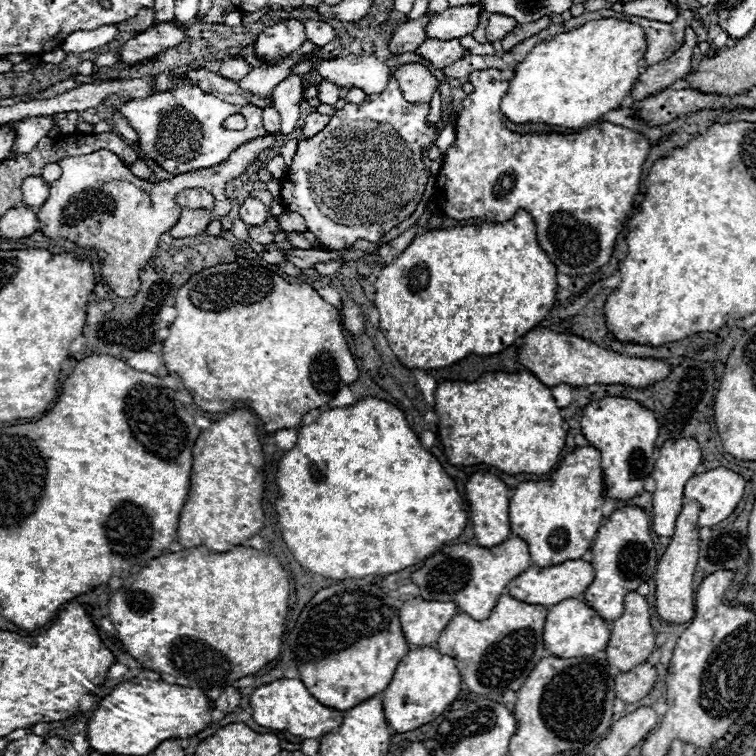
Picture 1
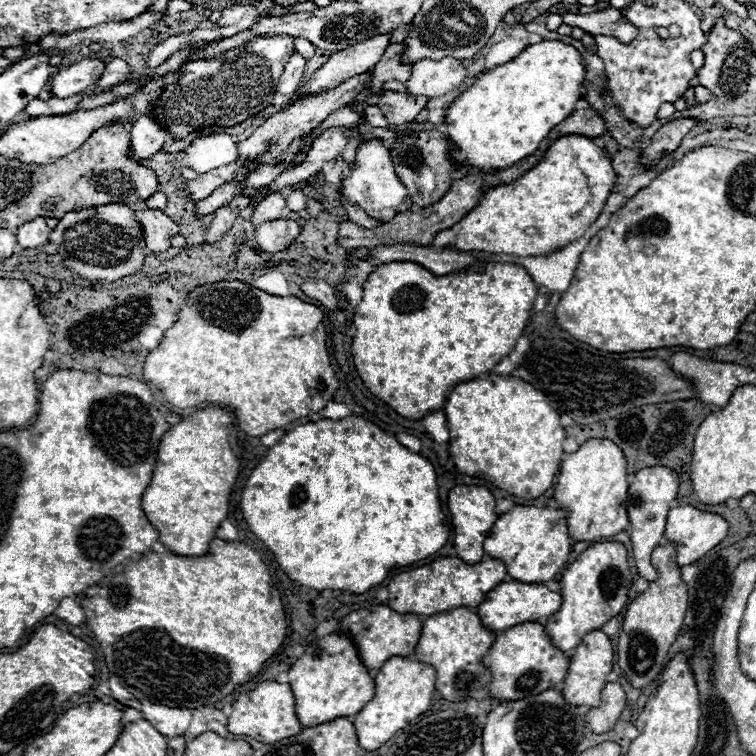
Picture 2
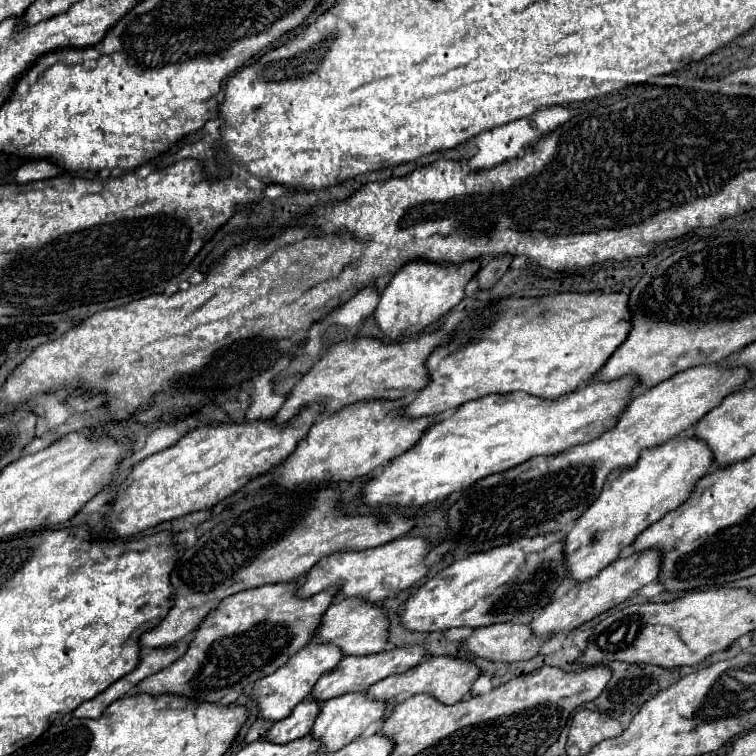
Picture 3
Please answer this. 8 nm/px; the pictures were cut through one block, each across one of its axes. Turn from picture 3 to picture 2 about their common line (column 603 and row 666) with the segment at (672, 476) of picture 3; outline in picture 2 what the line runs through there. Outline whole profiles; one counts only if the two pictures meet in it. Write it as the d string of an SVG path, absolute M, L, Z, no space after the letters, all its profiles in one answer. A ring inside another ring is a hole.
M534 622L518 624L498 634L494 648L490 648L490 656L486 656L486 664L492 670L492 696L502 700L522 700L560 684L568 674L570 658L552 644L550 636L544 630L544 624Z

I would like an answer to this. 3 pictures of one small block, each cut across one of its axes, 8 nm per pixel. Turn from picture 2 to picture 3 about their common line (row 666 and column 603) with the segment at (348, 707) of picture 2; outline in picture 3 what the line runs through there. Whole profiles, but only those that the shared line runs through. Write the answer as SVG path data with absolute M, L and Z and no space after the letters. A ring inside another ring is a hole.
M570 292L570 294L554 294L554 296L542 296L542 298L504 298L504 300L498 300L498 302L488 302L484 306L480 306L478 312L472 312L462 324L458 324L454 328L454 334L452 334L452 340L450 340L448 346L438 348L436 352L432 352L432 356L428 358L428 372L432 376L432 382L420 392L420 396L414 402L410 402L404 408L404 414L408 418L440 416L442 412L448 412L452 408L462 406L464 402L478 400L478 398L484 398L488 394L506 394L506 392L516 392L516 390L522 390L526 394L540 396L540 398L546 398L546 400L560 398L560 396L564 396L568 392L574 392L576 388L588 384L596 376L596 372L604 366L604 362L608 362L612 352L616 352L616 348L624 342L624 338L628 338L630 328L632 328L632 312L628 310L628 294L622 294L622 292L608 292L608 294L606 292L586 292L586 294Z

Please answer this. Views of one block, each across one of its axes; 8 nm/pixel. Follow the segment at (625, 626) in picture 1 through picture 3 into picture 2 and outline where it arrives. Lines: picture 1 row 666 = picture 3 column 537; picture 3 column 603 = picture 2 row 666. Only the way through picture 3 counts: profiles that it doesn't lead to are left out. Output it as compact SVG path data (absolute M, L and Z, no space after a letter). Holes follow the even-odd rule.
M594 630L586 634L582 638L582 644L578 644L574 652L570 652L570 662L572 662L570 672L562 682L562 694L566 696L566 702L574 706L580 706L580 704L586 704L590 708L598 706L602 688L606 684L606 676L612 672L612 666L614 666L614 646L610 638L602 630Z

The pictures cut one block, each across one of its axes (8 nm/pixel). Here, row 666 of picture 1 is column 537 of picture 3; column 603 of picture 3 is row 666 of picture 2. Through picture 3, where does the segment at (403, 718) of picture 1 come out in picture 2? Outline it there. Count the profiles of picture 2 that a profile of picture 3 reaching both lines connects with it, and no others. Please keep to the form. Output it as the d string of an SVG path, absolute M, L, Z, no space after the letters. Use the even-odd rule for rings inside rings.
M394 656L376 672L376 696L352 718L358 744L364 750L376 750L388 742L398 730L406 728L414 718L424 714L430 708L432 694L436 690L436 668L422 664L412 658Z

